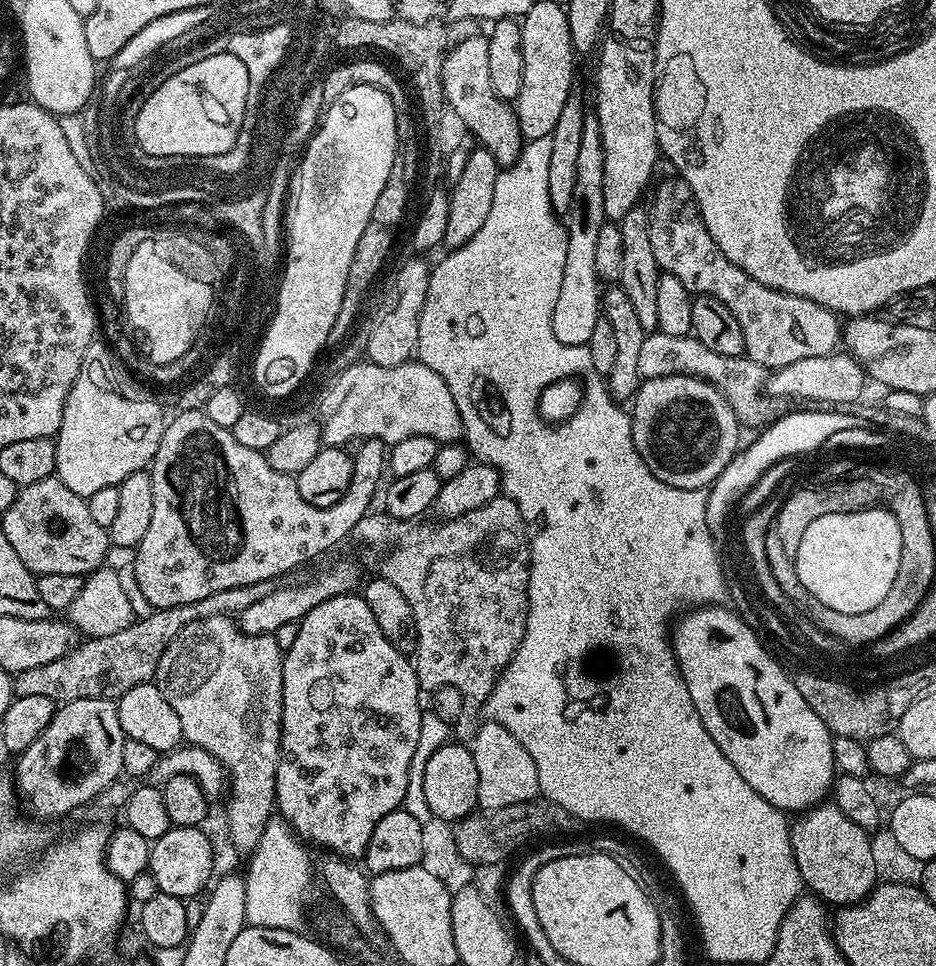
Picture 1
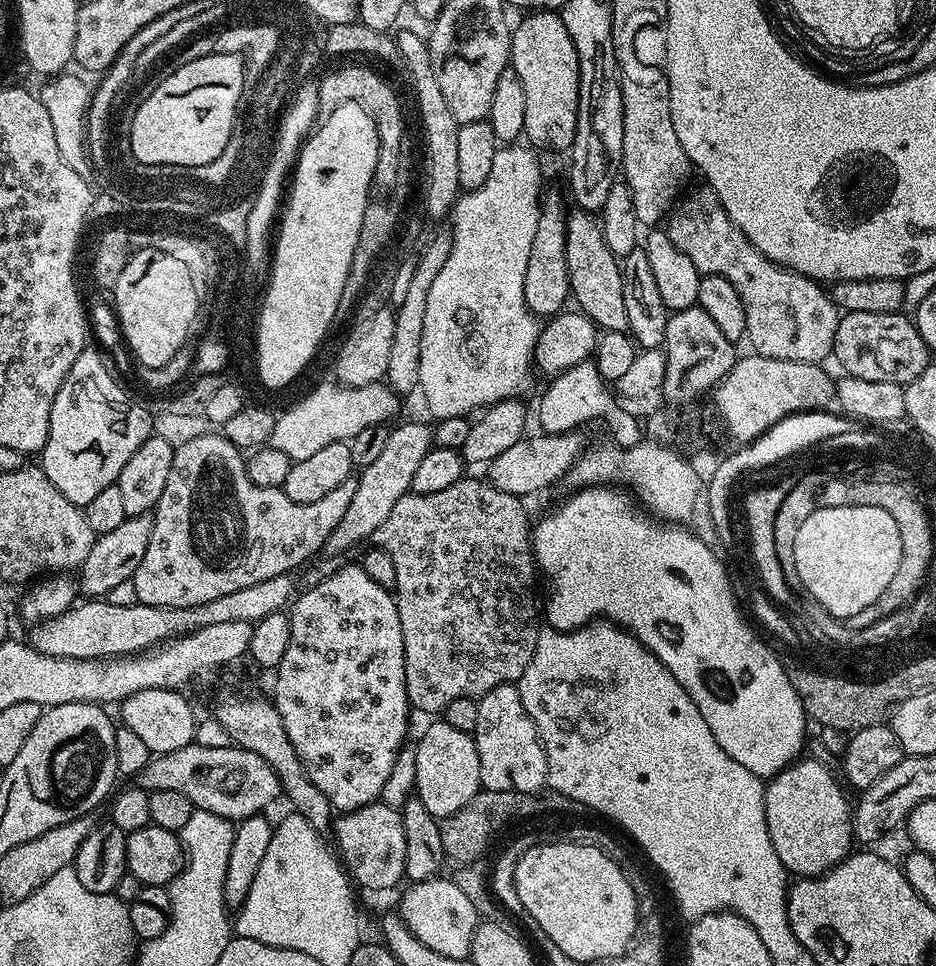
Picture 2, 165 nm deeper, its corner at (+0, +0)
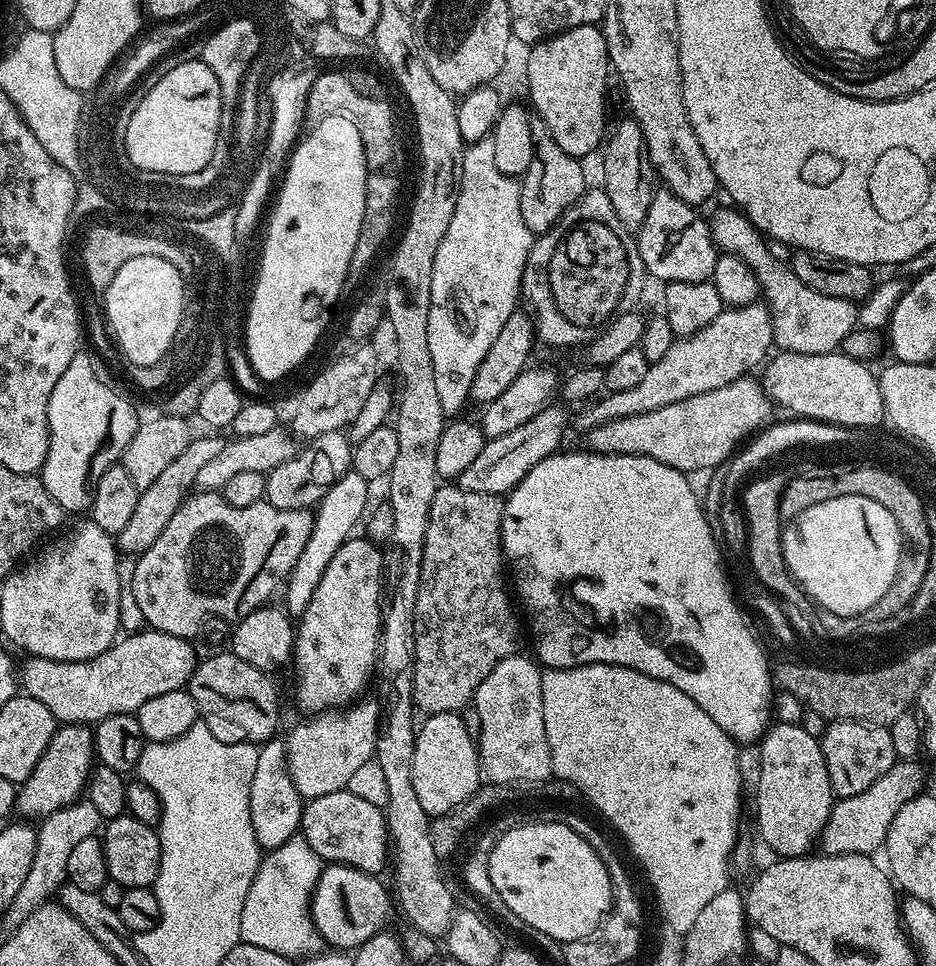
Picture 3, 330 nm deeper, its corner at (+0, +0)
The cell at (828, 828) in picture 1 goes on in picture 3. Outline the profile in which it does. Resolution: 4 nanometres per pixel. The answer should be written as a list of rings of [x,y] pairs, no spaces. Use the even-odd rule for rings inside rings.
[[[776,722],[759,741],[760,773],[756,776],[756,828],[777,857],[807,856],[817,847],[830,818],[834,793],[819,739],[806,734],[801,723]]]

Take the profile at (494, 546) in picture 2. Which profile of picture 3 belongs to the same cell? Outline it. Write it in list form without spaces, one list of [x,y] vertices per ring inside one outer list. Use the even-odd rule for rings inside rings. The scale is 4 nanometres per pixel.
[[[448,482],[443,486],[437,487],[434,494],[434,502],[430,502],[430,518],[426,526],[426,538],[422,546],[422,574],[418,582],[418,602],[414,610],[414,686],[412,687],[413,705],[421,713],[433,716],[443,712],[459,713],[461,709],[469,707],[473,703],[478,686],[502,662],[502,658],[513,655],[520,644],[520,624],[516,621],[516,612],[512,609],[513,597],[510,595],[510,588],[504,585],[504,576],[506,580],[506,557],[504,554],[504,545],[500,543],[500,527],[504,521],[504,500],[494,494],[478,494],[474,490],[466,490],[457,486],[455,483]]]

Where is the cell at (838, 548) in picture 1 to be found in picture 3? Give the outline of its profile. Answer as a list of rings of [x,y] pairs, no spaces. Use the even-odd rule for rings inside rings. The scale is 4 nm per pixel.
[[[842,496],[838,498],[830,498],[826,502],[818,502],[818,506],[810,506],[810,510],[806,510],[794,521],[791,526],[784,528],[784,557],[788,563],[788,570],[792,577],[795,578],[797,584],[804,589],[805,594],[822,608],[828,611],[833,611],[834,614],[840,616],[858,616],[864,610],[869,610],[870,606],[878,602],[886,590],[892,587],[896,576],[899,573],[899,568],[902,563],[902,554],[900,556],[900,546],[902,548],[902,537],[898,522],[894,520],[893,514],[886,510],[886,506],[880,505],[873,498],[866,498],[862,496]]]

